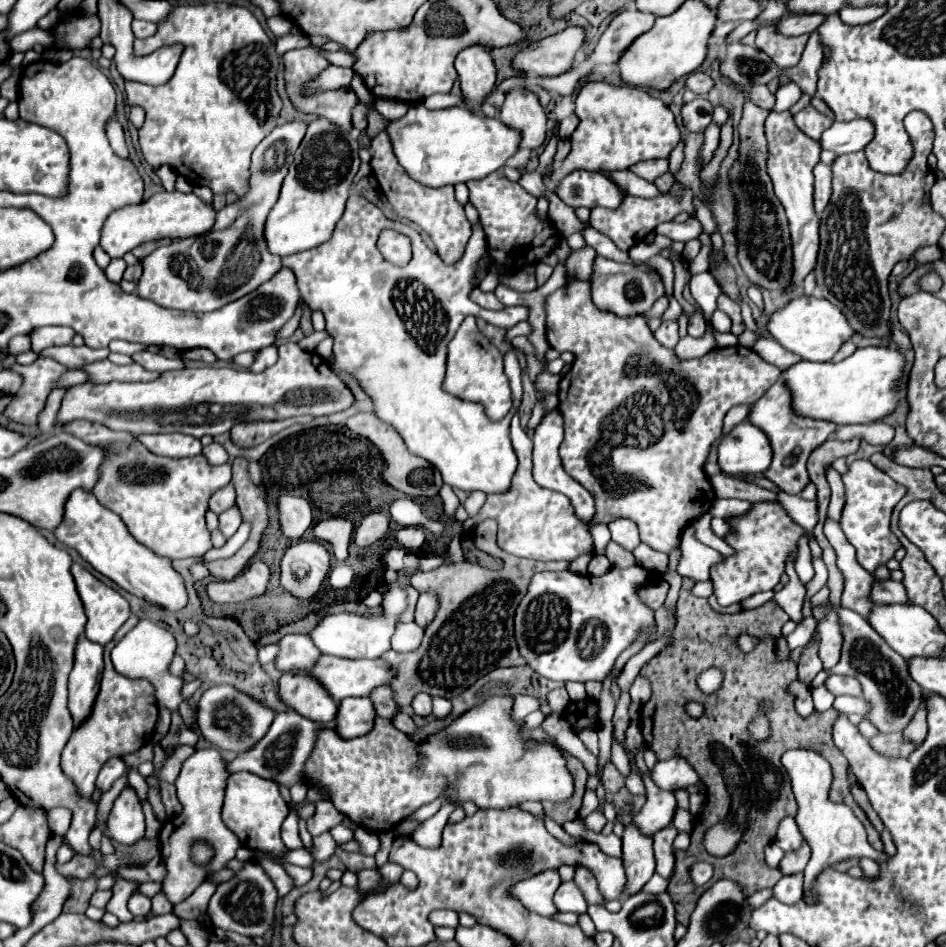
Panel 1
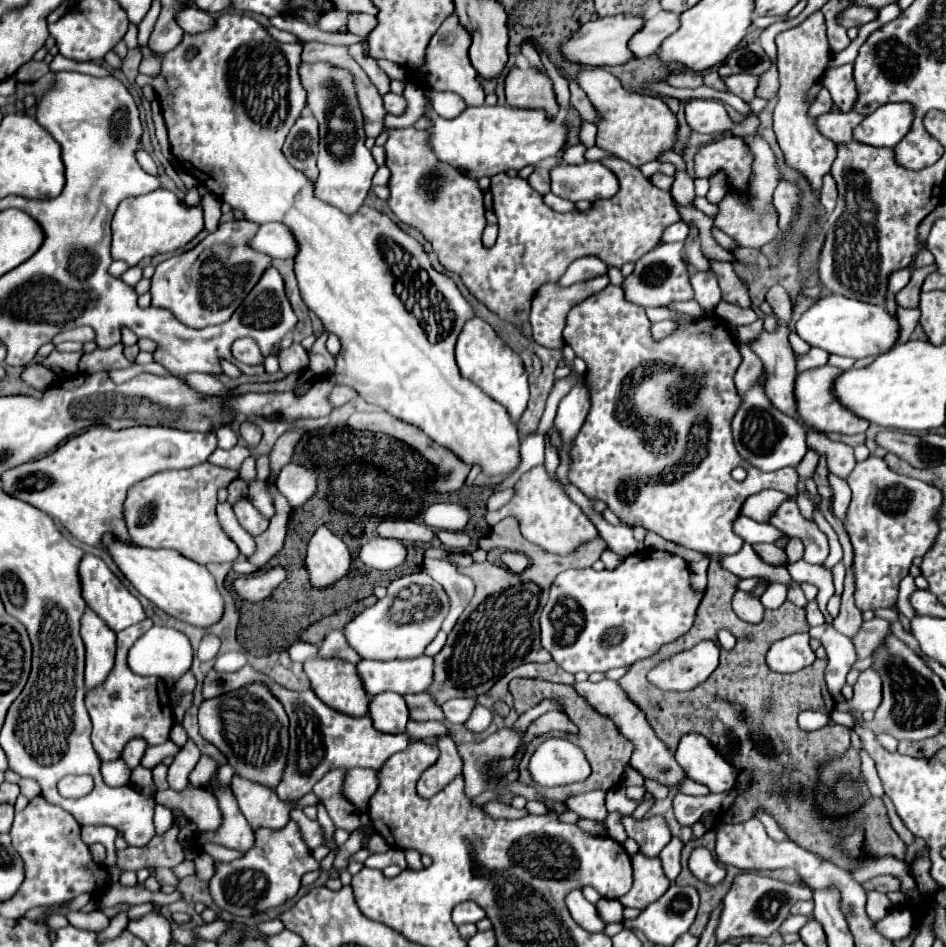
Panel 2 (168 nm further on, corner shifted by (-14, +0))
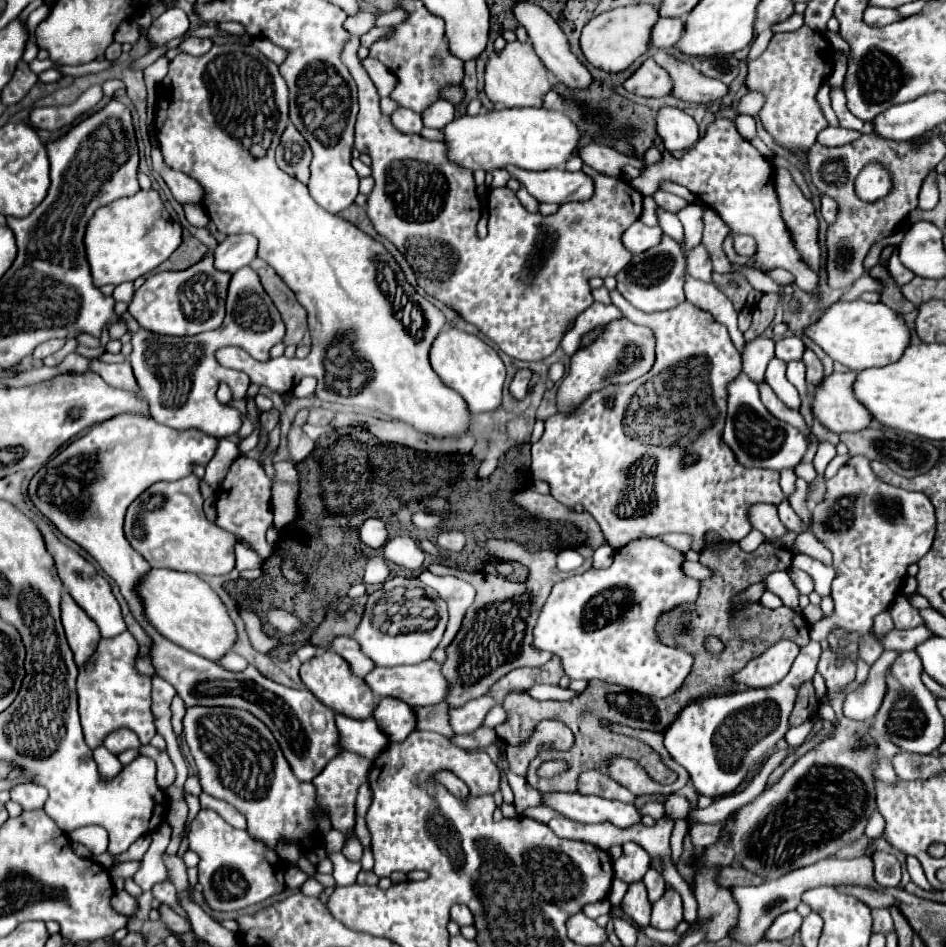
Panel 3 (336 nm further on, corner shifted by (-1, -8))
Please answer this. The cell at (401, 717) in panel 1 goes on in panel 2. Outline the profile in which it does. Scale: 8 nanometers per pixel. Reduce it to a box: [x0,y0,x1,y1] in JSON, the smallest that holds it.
[418,735,462,797]

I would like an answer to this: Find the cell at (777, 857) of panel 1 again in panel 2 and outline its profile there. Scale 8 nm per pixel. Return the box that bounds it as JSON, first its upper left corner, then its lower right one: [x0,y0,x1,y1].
[756,811,788,839]

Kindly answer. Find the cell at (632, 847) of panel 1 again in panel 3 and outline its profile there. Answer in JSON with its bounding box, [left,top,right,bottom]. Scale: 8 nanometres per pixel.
[621,881,651,927]

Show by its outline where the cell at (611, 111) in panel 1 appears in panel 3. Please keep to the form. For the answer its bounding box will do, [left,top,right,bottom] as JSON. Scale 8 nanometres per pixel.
[513,1,591,87]

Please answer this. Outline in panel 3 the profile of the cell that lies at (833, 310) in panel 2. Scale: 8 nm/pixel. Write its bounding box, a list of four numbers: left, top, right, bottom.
[805,299,911,371]

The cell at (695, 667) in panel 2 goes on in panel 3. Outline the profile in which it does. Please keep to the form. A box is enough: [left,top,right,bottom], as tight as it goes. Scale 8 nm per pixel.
[535,539,701,699]

